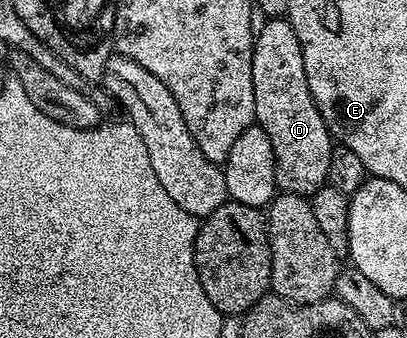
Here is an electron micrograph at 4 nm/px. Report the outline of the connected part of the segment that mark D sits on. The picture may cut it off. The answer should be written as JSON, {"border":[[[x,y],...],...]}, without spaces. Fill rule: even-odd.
{"border":[[[288,17],[270,18],[266,26],[256,31],[253,40],[253,59],[251,60],[251,80],[255,92],[255,122],[267,132],[271,140],[271,148],[275,148],[275,168],[277,169],[277,185],[284,193],[311,196],[329,181],[331,168],[331,152],[335,139],[329,133],[327,124],[311,96],[311,88],[307,88],[307,72],[303,68],[303,48],[299,44],[299,36],[295,36],[295,28]]]}

